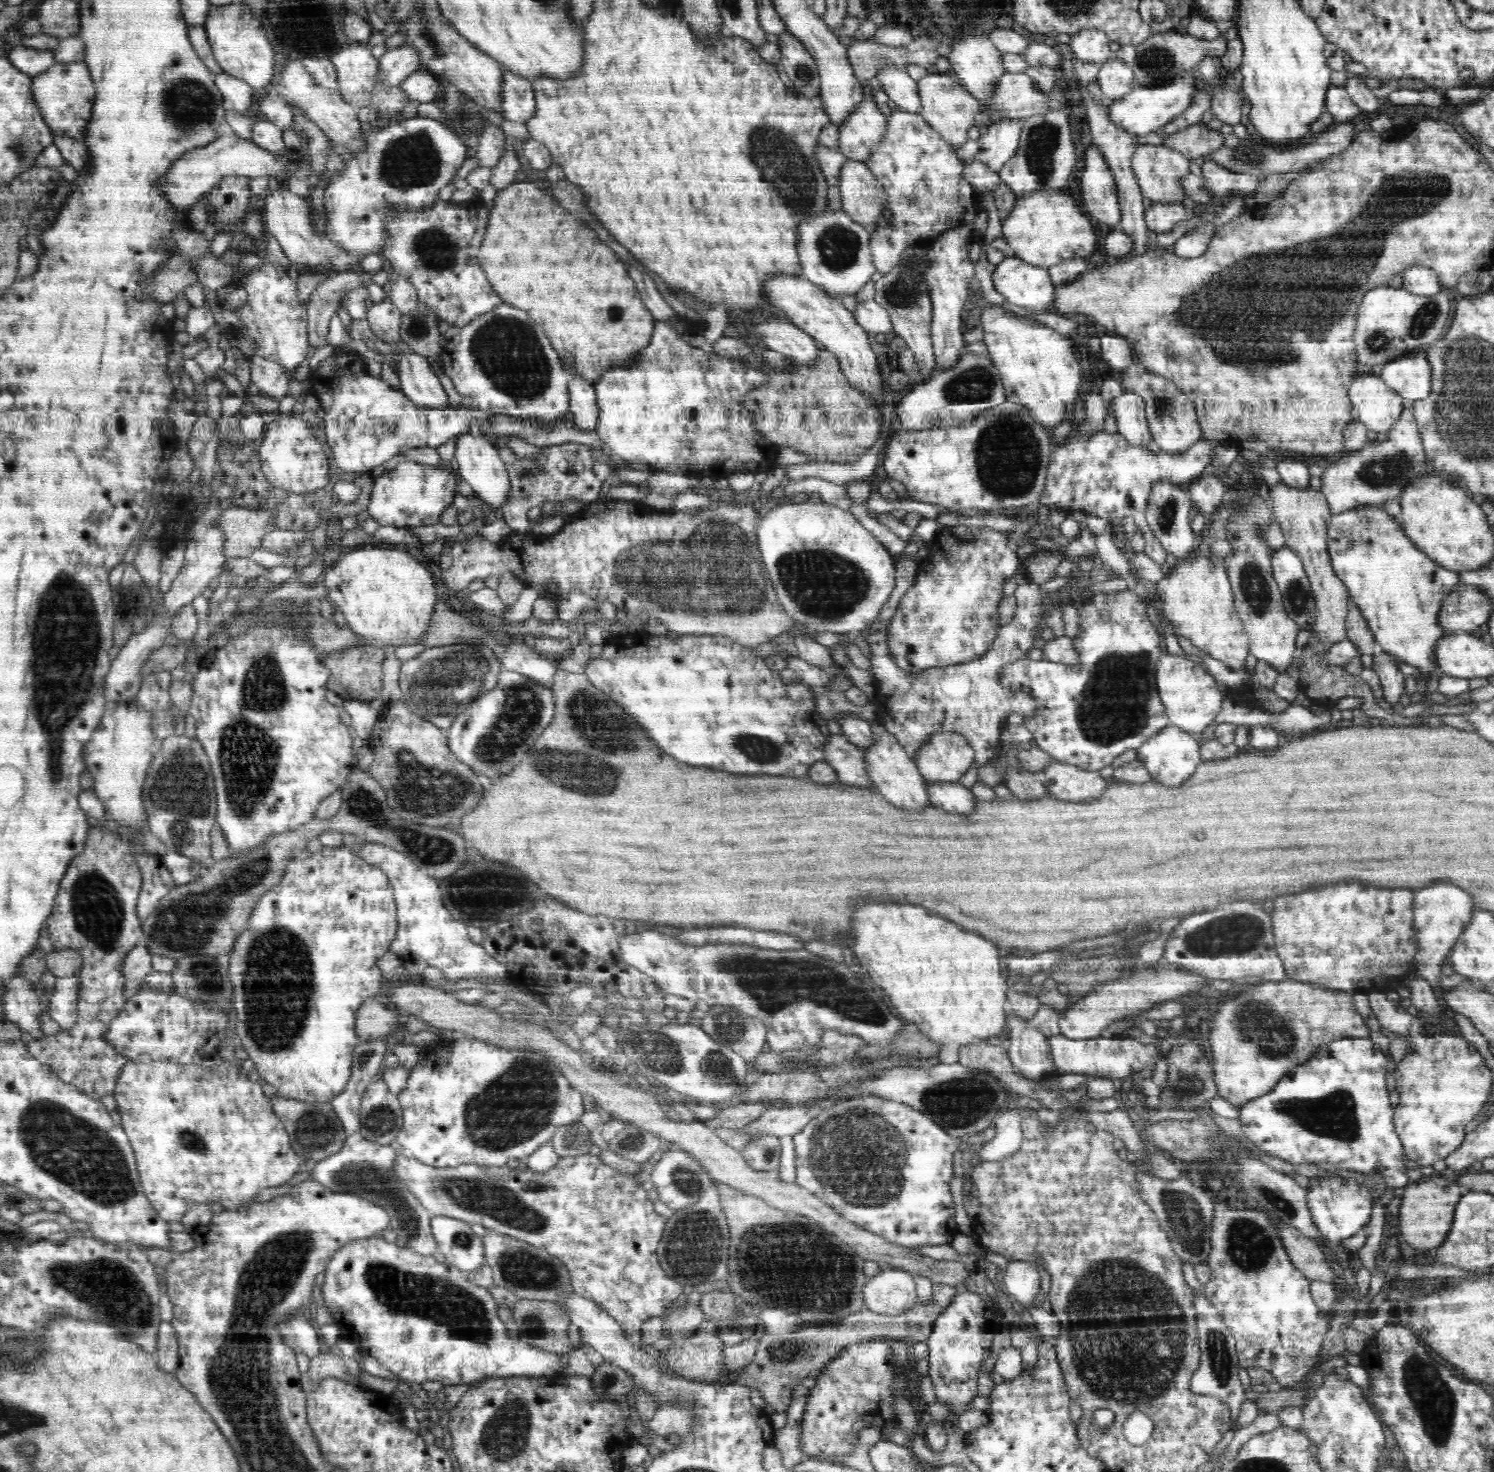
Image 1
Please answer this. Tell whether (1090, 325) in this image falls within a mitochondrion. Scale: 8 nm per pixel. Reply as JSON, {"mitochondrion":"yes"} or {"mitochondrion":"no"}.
{"mitochondrion":"no"}

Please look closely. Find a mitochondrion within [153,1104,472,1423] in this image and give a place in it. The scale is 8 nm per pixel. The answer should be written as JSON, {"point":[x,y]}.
{"point":[352,1175]}

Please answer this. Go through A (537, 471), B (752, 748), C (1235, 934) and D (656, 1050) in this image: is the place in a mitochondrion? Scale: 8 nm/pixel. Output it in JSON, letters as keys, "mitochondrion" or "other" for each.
{"A":"mitochondrion","B":"mitochondrion","C":"mitochondrion","D":"mitochondrion"}

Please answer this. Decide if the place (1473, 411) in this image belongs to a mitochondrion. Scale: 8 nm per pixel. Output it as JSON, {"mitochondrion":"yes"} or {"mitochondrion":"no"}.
{"mitochondrion":"yes"}

